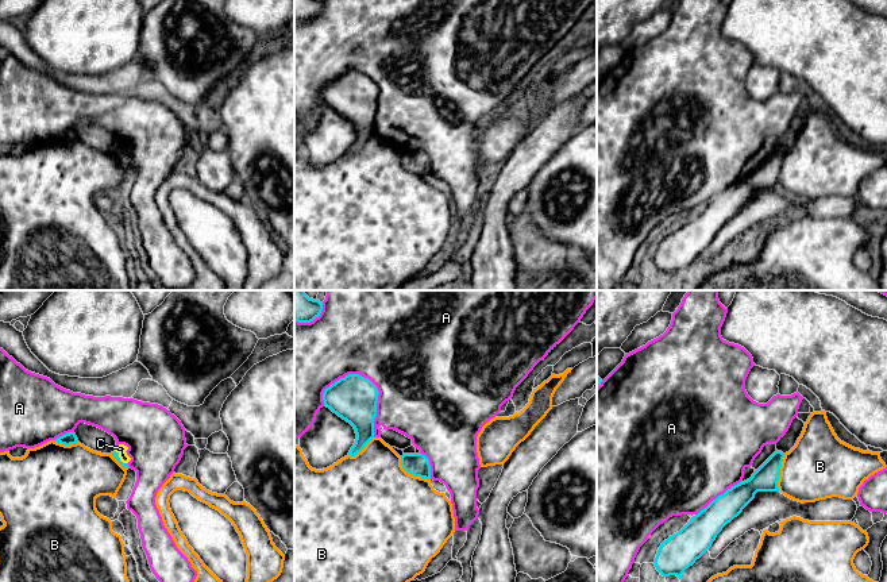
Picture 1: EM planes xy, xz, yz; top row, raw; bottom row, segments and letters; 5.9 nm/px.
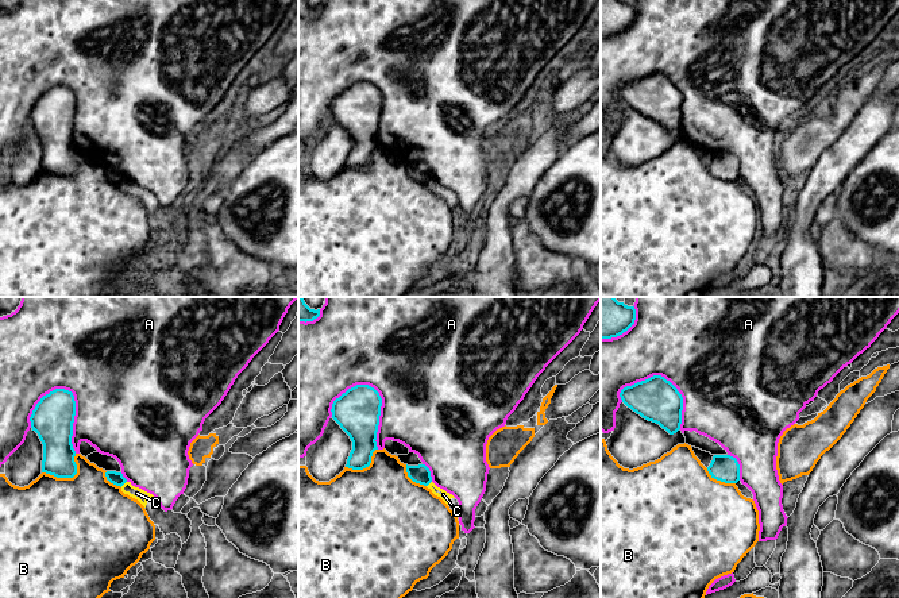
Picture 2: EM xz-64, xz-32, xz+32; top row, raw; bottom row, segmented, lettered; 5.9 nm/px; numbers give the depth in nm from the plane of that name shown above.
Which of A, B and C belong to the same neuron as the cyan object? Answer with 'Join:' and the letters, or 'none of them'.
Join: none of them

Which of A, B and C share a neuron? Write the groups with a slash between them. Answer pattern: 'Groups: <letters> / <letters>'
Groups: A C / B

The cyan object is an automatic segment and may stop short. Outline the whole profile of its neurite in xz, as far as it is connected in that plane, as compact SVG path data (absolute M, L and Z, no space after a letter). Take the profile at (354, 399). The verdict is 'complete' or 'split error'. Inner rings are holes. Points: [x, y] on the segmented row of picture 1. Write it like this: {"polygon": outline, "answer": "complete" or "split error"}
{"polygon": "M359 374L340 378L323 393L323 401L339 417L350 423L356 433L348 455L355 456L374 438L378 389Z", "answer": "complete"}

